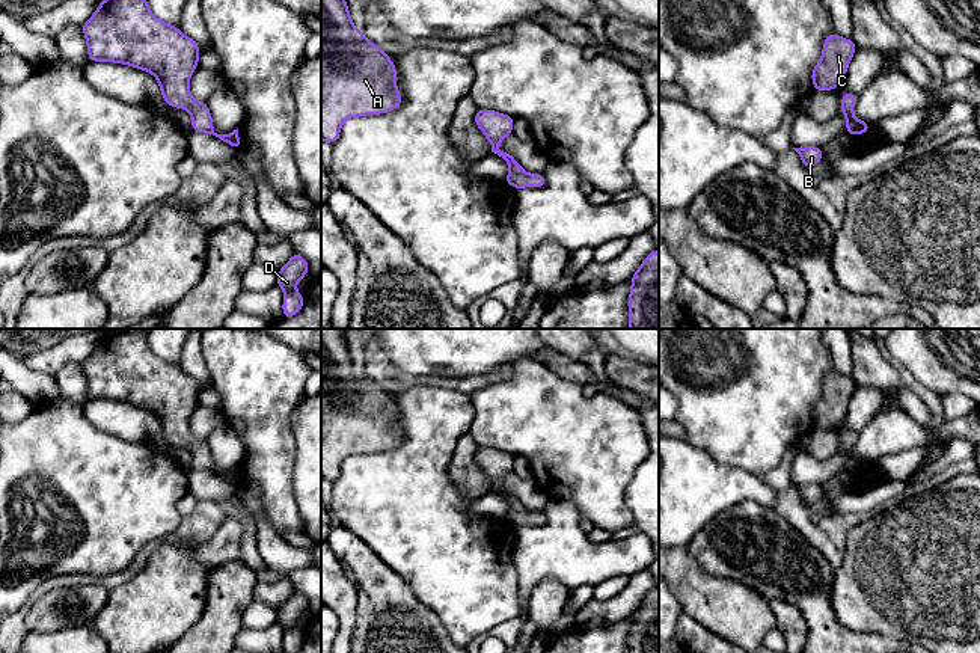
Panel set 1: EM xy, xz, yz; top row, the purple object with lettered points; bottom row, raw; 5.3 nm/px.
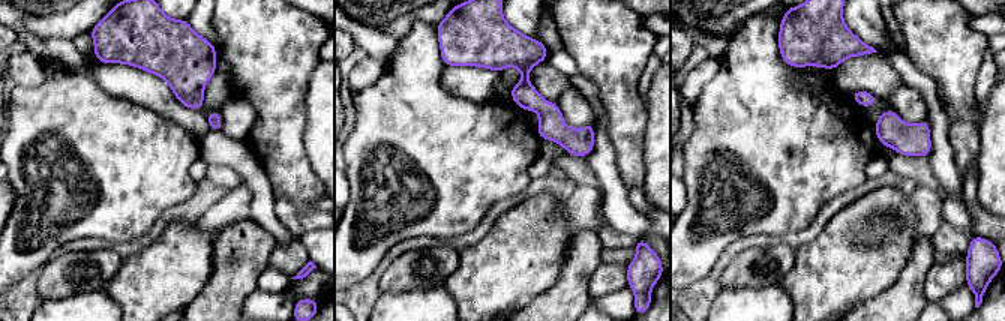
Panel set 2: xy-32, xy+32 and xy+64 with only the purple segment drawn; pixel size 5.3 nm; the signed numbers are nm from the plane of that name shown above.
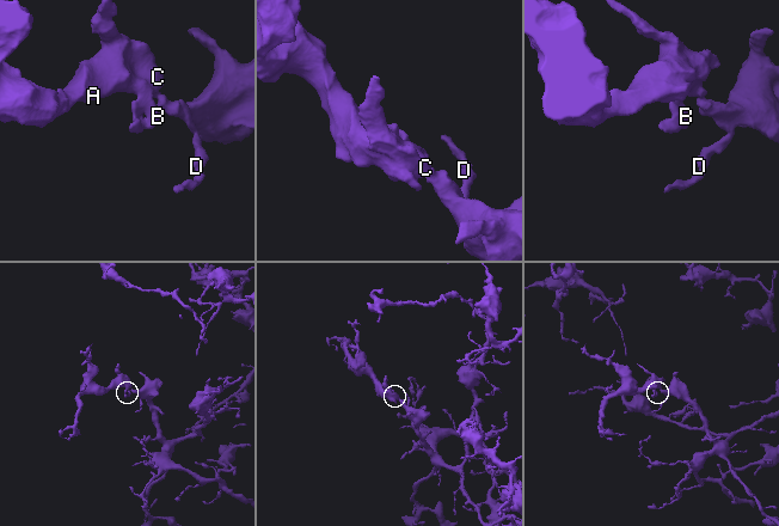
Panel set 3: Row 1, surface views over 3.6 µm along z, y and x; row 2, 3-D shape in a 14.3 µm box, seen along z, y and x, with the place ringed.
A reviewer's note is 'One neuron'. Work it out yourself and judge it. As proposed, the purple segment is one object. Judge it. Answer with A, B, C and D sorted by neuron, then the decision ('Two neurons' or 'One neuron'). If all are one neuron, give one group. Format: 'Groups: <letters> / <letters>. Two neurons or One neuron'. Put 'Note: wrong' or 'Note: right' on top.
Note: right
Groups: A B C D. One neuron

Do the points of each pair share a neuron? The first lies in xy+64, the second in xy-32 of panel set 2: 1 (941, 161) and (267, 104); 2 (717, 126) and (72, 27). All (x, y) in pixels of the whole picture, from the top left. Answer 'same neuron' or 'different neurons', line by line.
1: different neurons
2: different neurons

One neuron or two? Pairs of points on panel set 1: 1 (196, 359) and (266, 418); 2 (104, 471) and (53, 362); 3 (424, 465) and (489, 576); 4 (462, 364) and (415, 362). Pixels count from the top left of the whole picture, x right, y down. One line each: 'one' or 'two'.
1: two
2: two
3: one
4: one

